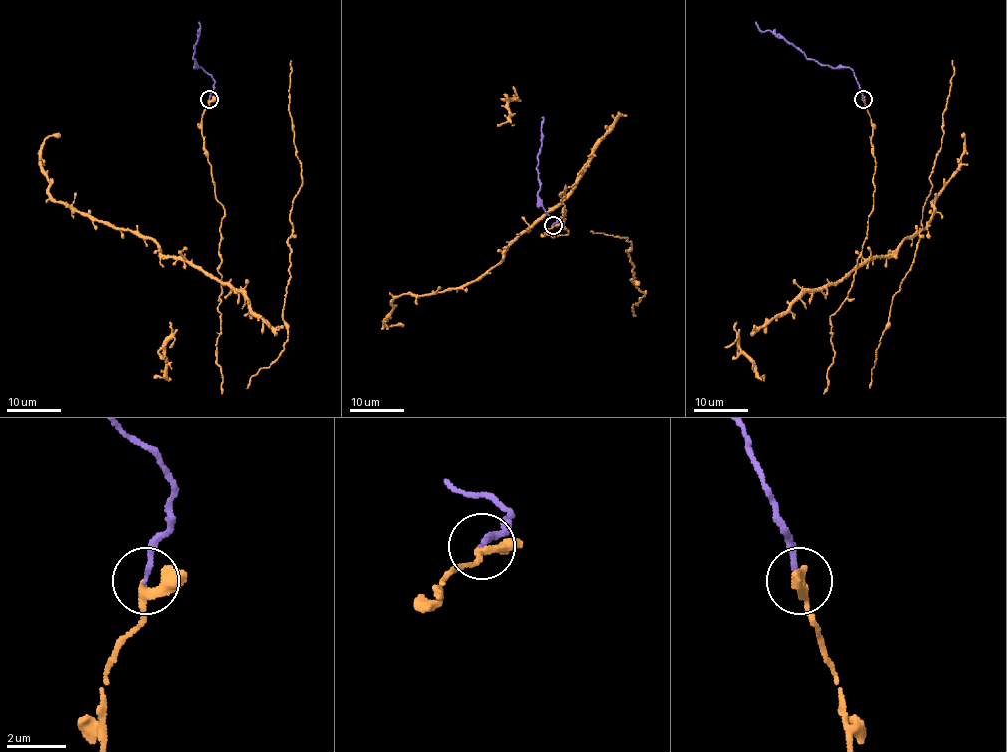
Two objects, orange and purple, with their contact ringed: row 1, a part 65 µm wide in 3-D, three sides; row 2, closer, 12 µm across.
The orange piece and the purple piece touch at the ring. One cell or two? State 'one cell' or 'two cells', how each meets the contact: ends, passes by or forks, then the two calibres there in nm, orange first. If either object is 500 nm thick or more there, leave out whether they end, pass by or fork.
one cell; orange passes by; purple ends there; 200 nm thick on the orange side, 140 nm on the other

